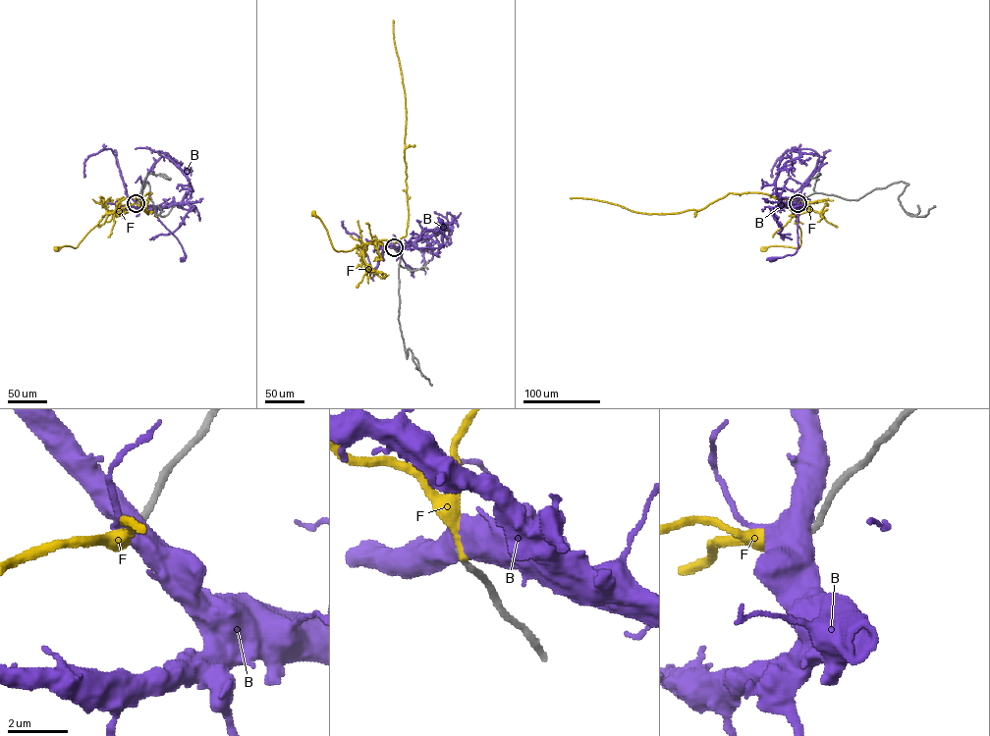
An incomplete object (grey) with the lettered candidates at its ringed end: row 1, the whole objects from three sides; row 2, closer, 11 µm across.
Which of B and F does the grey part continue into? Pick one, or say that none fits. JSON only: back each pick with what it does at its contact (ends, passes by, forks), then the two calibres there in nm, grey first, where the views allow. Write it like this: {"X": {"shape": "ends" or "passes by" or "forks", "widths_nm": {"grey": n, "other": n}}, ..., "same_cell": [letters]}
{"F": {"shape": "ends", "widths_nm": {"grey": 240, "other": 190}}, "same_cell": ["F"]}

